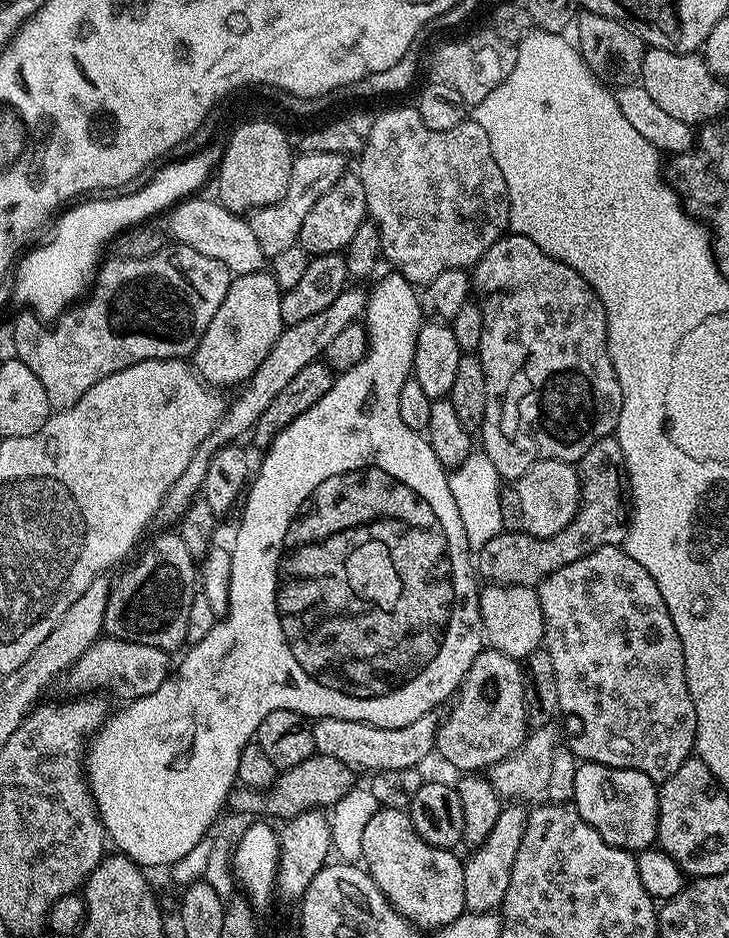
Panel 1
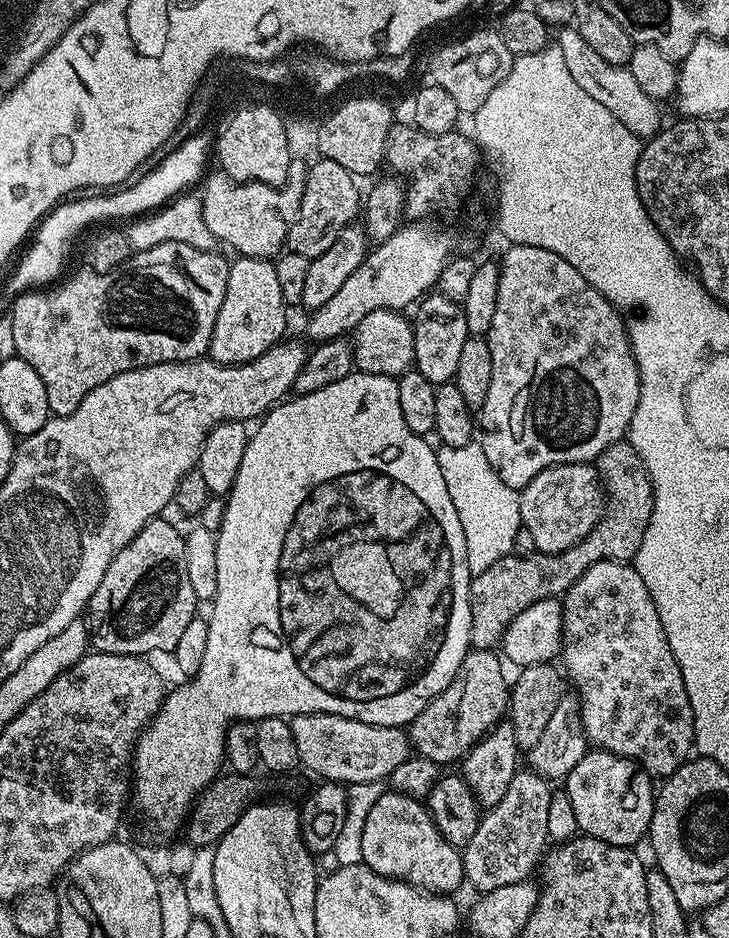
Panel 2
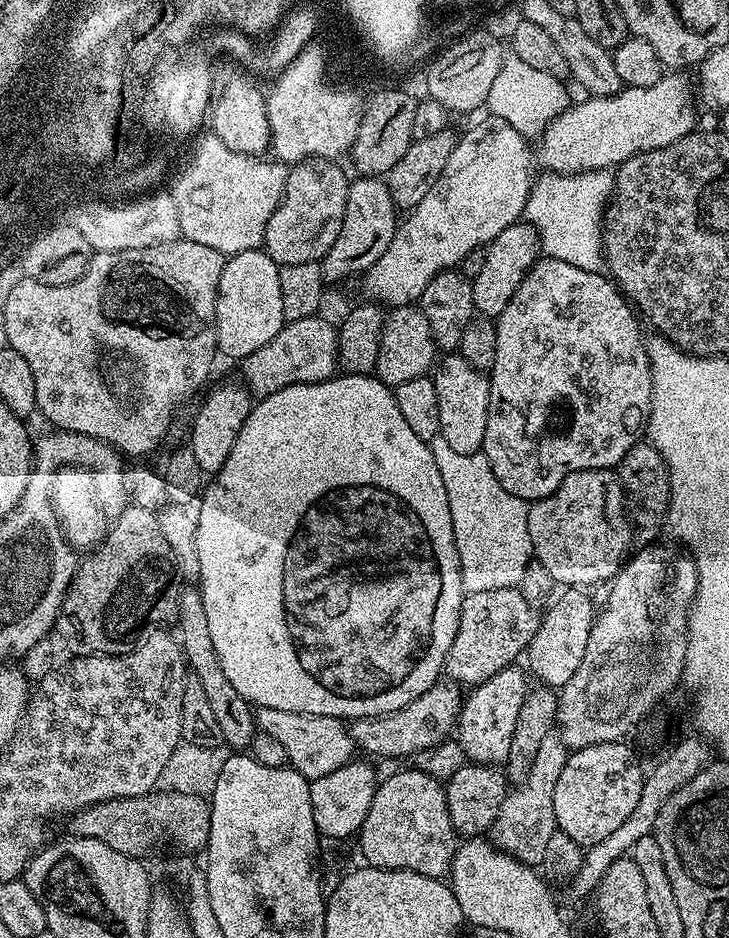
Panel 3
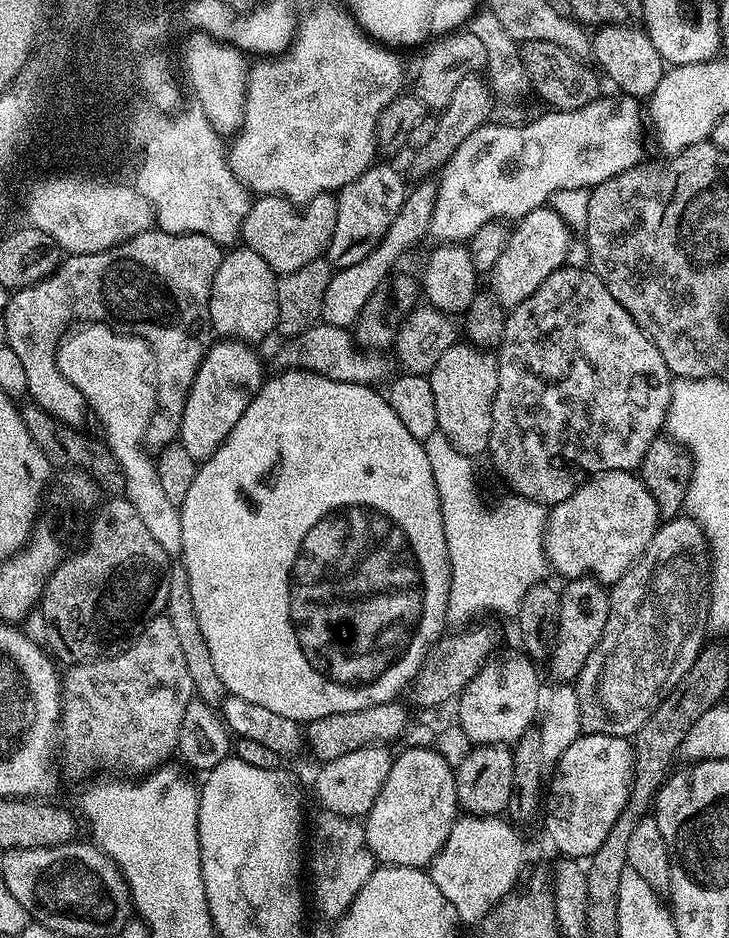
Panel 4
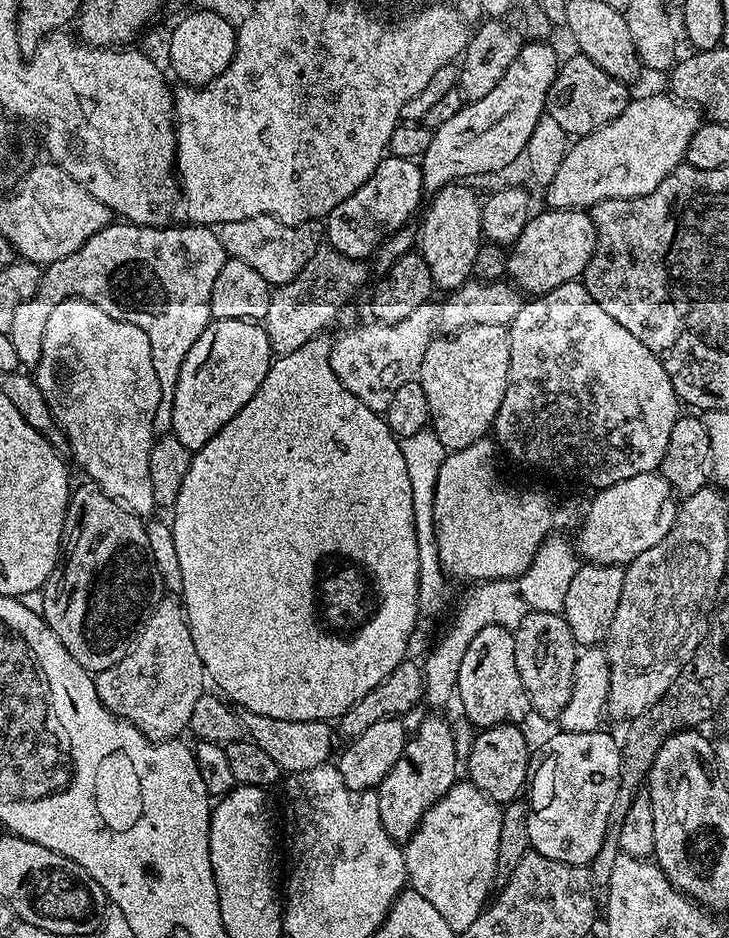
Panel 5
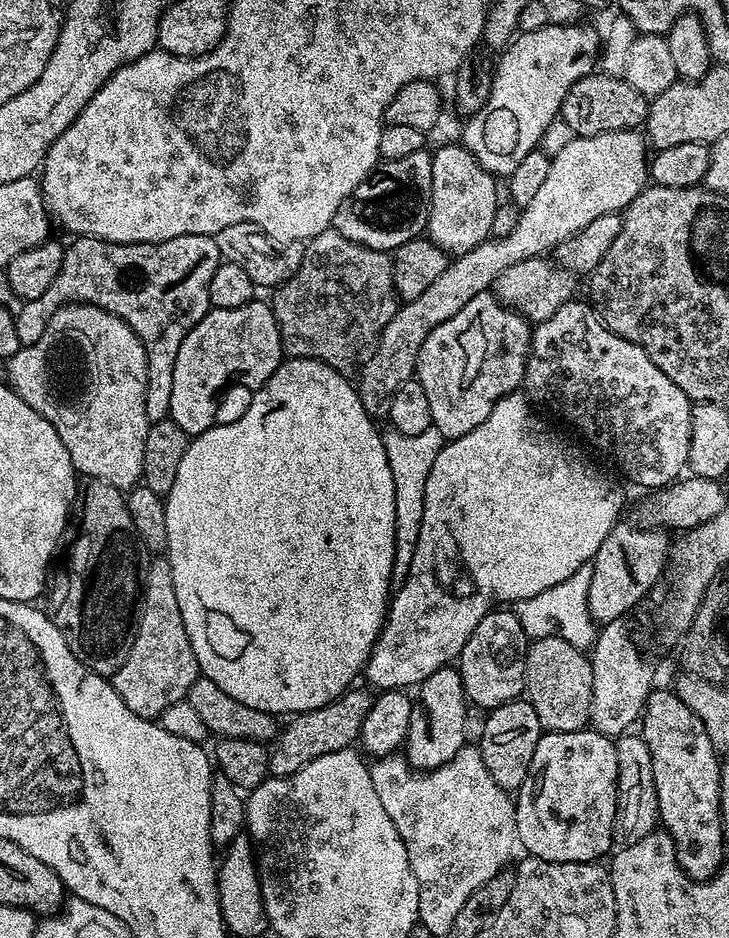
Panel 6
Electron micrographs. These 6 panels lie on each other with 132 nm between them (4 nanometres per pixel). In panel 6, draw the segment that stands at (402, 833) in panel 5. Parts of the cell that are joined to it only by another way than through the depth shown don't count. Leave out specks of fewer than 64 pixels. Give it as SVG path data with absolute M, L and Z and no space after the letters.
M452 666L434 670L430 678L418 685L418 692L420 700L418 696L410 714L406 759L413 768L427 770L450 762L450 758L454 758L454 754L458 754L458 750L465 747L469 705L464 695L464 682L459 671Z

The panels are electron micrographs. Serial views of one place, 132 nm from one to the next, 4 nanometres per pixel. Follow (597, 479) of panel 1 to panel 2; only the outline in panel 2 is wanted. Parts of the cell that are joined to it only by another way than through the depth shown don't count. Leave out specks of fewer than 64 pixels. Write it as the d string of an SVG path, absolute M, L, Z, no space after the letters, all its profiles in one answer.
M627 439L606 446L606 450L602 450L602 454L596 457L594 467L600 476L600 483L606 499L600 521L592 527L590 534L586 534L586 538L582 538L577 544L561 552L532 550L529 551L529 556L519 556L519 554L504 556L498 562L494 562L494 566L490 566L490 570L482 570L473 575L470 586L472 602L471 647L473 649L495 649L499 645L500 639L504 637L508 623L518 614L522 614L522 610L526 610L526 606L551 596L563 597L572 583L582 574L586 574L586 570L590 570L590 566L594 566L594 562L602 562L603 560L635 561L638 546L642 546L642 534L646 534L646 526L650 526L650 514L652 513L650 474L642 462L642 458L638 458L638 450L634 450L634 446L629 444Z

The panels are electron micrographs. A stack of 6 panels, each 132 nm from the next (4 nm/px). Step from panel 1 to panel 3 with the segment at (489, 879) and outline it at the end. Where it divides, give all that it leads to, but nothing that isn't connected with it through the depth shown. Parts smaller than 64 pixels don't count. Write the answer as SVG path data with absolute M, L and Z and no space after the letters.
M548 735L538 750L530 778L509 791L498 810L498 818L492 823L491 843L524 864L542 865L542 854L546 854L546 846L558 830L554 818L554 786L558 786L558 774L562 774L569 755L559 735Z

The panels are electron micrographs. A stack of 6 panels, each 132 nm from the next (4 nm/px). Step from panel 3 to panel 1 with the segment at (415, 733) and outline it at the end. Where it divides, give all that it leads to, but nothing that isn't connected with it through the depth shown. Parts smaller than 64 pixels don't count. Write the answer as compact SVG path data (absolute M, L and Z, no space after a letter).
M485 647L474 658L460 683L452 713L443 717L436 735L435 751L460 774L476 774L502 762L522 747L528 739L529 701L524 701L526 676L521 661L498 650Z

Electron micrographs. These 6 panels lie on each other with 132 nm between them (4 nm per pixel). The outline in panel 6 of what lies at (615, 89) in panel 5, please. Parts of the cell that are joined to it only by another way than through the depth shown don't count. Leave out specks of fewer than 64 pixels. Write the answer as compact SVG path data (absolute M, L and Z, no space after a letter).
M593 74L584 76L574 86L570 86L570 94L566 94L564 104L560 107L562 124L569 128L569 133L576 136L593 136L603 132L639 129L647 121L649 97L638 94L630 82L619 76Z

